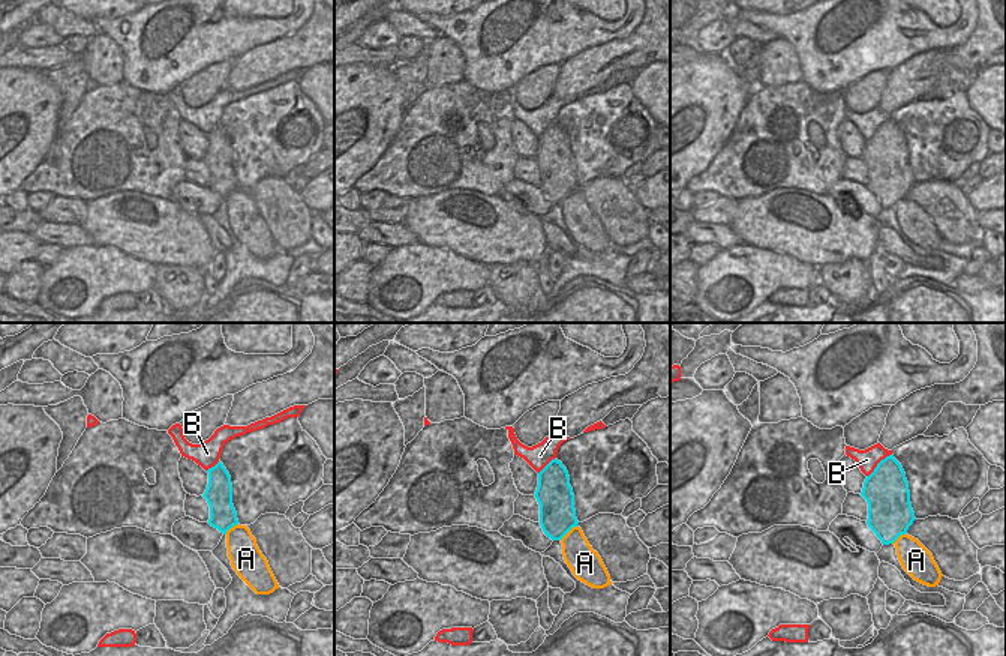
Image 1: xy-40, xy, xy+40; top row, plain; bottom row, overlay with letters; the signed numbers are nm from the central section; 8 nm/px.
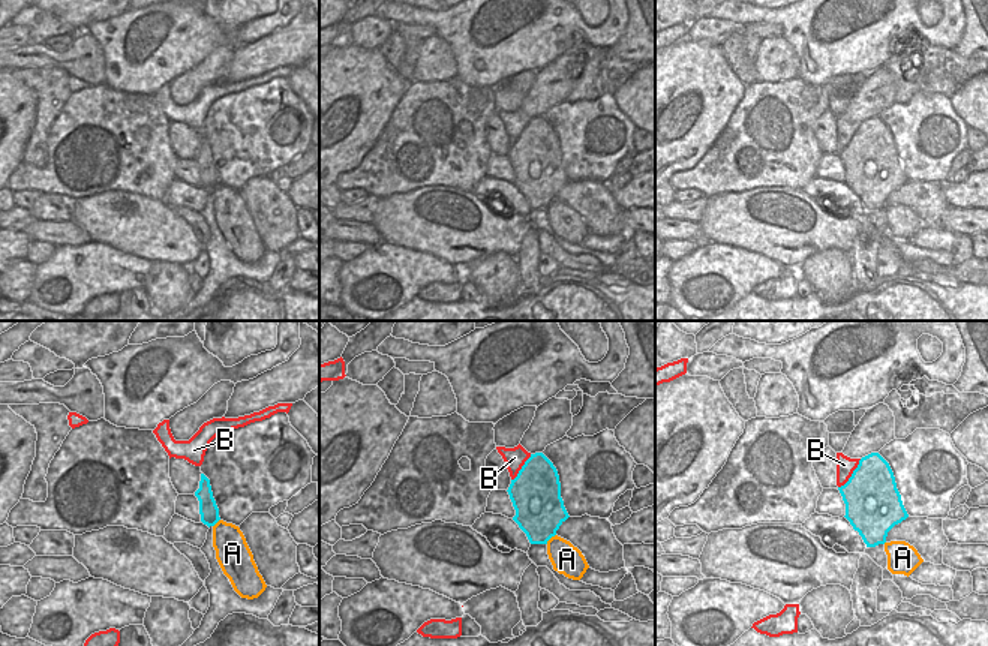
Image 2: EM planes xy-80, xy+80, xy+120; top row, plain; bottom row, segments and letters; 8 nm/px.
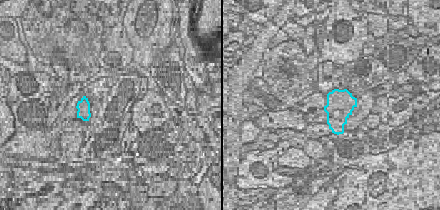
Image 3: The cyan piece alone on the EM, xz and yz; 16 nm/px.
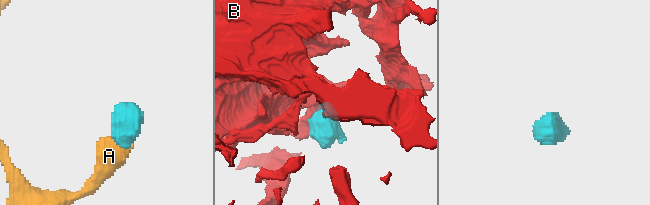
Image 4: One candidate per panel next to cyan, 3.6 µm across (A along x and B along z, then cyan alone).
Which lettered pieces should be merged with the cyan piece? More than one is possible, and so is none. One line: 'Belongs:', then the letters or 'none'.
Belongs: A

